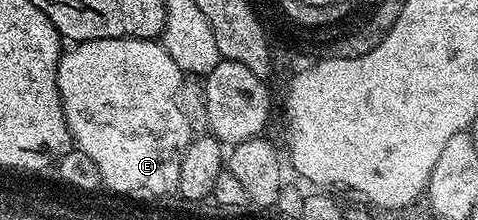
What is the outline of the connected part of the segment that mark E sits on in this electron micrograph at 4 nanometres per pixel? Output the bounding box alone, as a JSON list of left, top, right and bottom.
[57,39,193,199]

